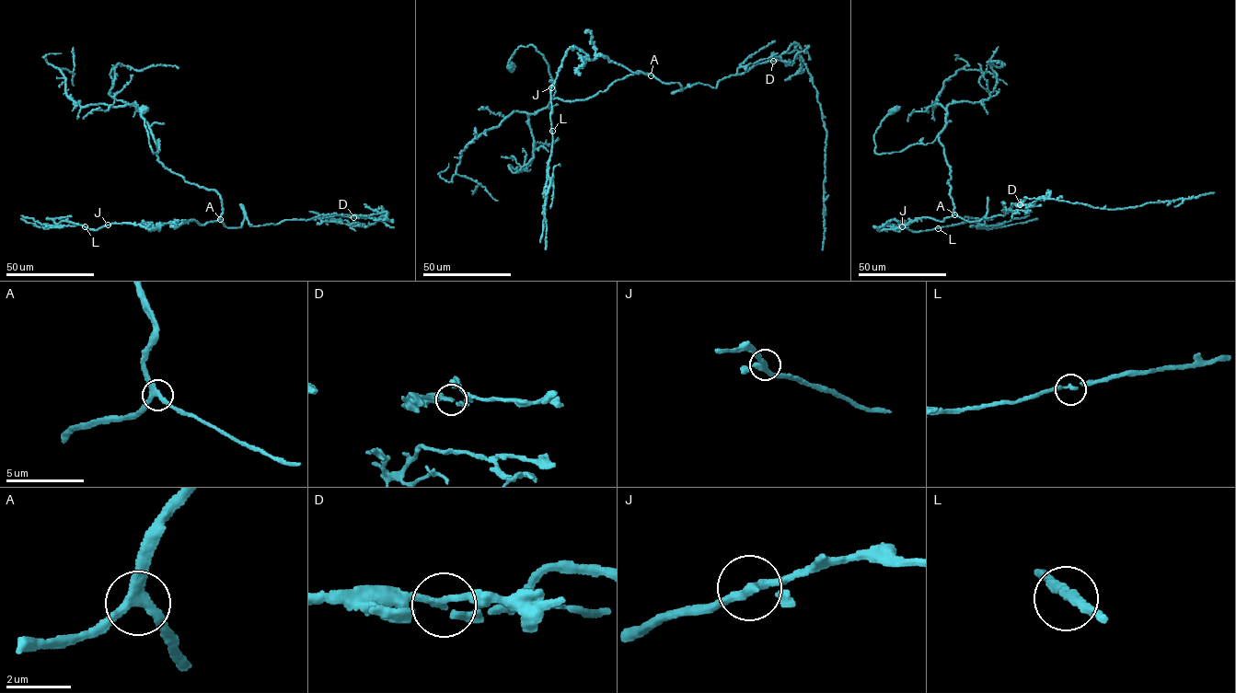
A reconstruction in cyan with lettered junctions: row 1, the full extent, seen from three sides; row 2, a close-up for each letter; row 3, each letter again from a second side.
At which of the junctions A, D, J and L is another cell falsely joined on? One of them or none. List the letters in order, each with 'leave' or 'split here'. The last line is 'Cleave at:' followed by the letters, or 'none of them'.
A: leave
D: leave
J: leave
L: leave
Cleave at: none of them

